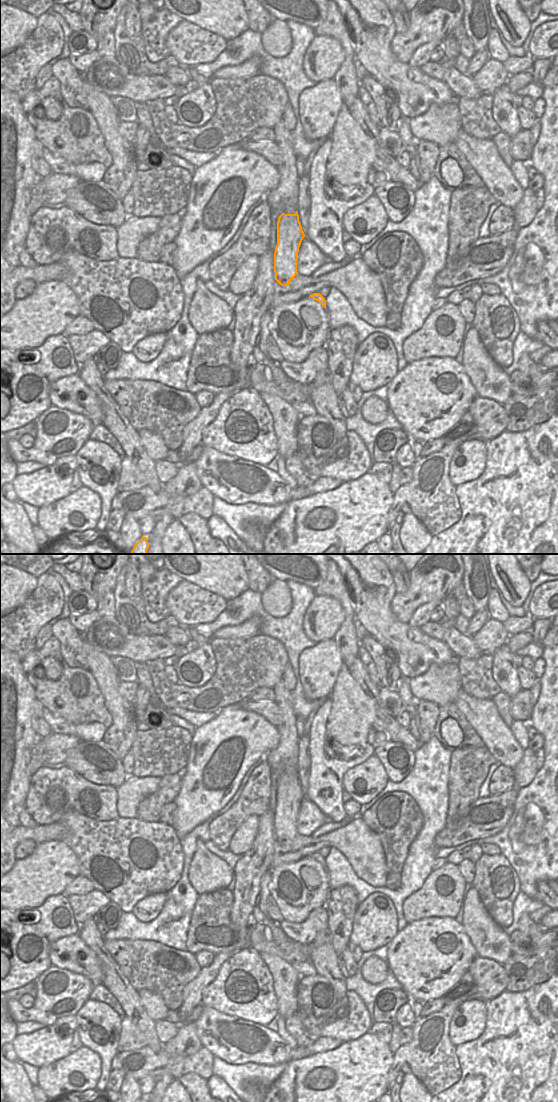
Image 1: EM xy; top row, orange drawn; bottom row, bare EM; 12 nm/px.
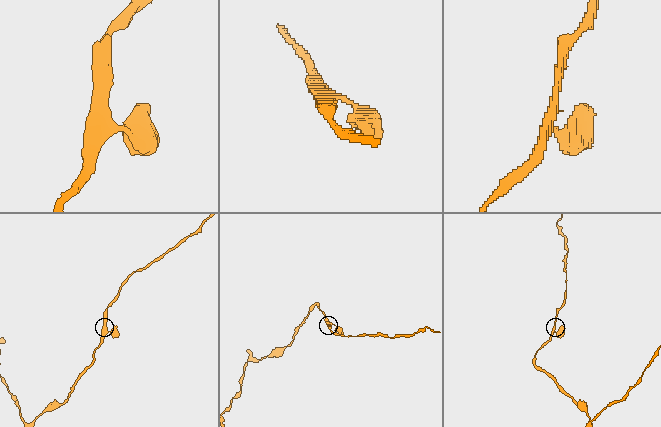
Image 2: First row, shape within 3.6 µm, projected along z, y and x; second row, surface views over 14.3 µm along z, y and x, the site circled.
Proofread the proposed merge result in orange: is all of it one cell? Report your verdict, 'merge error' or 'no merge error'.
no merge error

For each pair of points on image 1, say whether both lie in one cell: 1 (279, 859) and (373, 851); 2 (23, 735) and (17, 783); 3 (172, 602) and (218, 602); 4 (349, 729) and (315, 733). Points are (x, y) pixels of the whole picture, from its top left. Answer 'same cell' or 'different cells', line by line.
1: same cell
2: same cell
3: same cell
4: different cells

